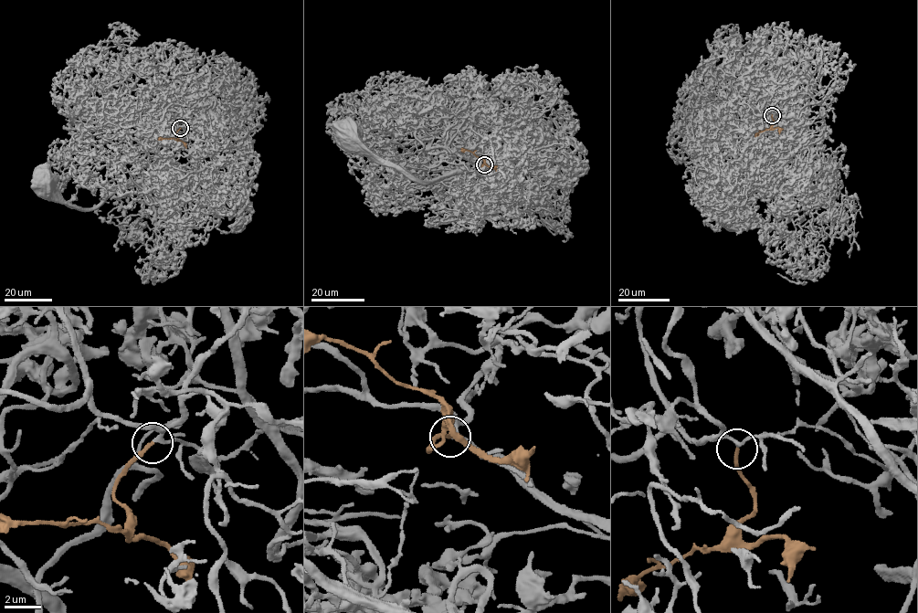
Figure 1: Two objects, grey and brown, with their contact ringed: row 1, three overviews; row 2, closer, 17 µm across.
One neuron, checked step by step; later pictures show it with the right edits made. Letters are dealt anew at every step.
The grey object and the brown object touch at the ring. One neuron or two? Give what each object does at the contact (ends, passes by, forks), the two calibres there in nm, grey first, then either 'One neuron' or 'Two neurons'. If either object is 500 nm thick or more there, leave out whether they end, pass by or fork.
At the ring grey passes by. At the ring brown ends. Thickness 180 nm (grey) against 200 nm. One neuron

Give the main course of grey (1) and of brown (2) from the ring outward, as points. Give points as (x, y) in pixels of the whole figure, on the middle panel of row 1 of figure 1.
1: (484, 163), (458, 152), (464, 139), (468, 156), (459, 167), (424, 182), (384, 164), (349, 135)
2: (484, 163), (481, 166), (483, 159), (461, 148)

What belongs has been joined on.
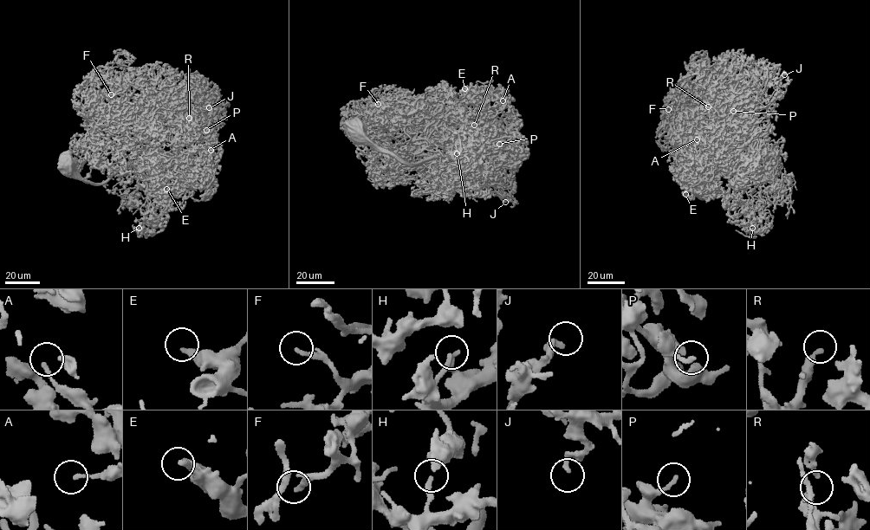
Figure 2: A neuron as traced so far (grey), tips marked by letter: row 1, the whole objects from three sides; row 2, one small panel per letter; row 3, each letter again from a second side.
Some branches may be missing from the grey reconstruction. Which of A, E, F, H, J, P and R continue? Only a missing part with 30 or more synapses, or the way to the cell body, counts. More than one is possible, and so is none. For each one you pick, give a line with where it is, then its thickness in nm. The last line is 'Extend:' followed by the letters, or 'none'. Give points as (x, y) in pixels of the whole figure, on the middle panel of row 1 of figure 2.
F: place (378, 104); calibre 200 nm
J: place (505, 202); calibre 220 nm
Extend: F, J

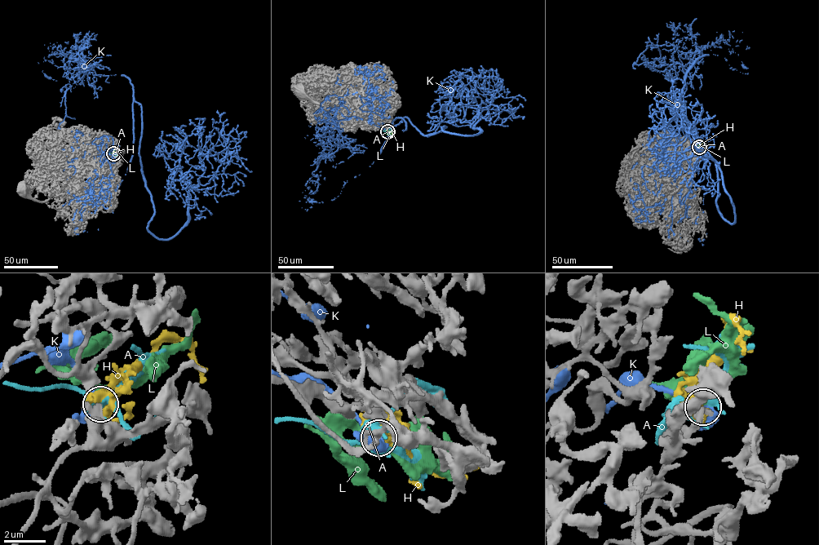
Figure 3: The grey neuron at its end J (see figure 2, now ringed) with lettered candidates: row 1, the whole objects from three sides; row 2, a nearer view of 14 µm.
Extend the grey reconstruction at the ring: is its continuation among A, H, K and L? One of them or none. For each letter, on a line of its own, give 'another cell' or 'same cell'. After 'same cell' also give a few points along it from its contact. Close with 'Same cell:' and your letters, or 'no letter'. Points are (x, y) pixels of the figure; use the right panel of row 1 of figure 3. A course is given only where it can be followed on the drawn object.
A: another cell
H: another cell
K: another cell
L: same cell
Same cell: L

